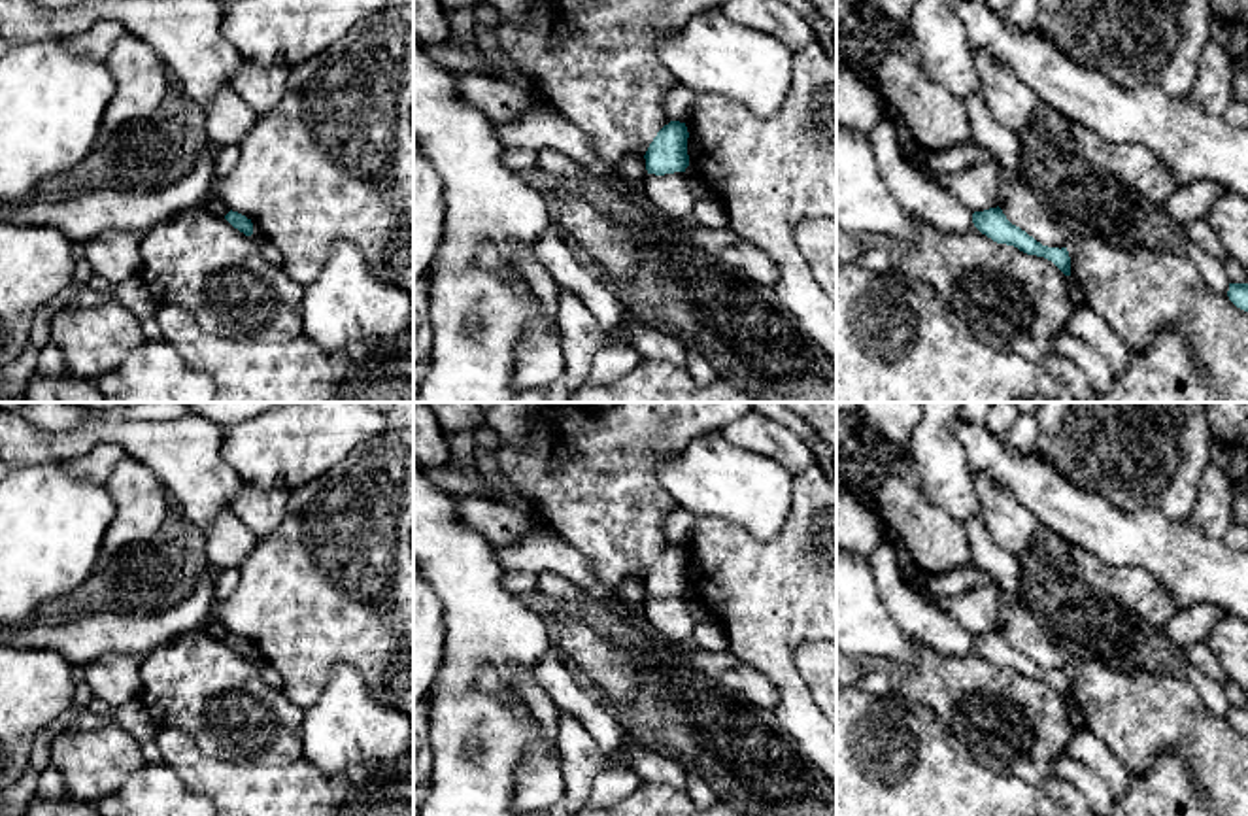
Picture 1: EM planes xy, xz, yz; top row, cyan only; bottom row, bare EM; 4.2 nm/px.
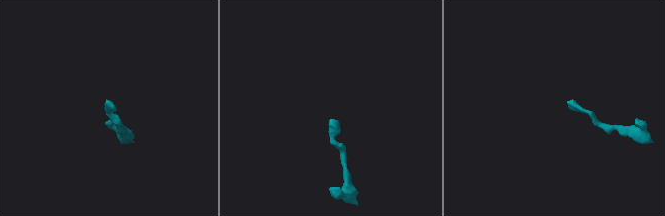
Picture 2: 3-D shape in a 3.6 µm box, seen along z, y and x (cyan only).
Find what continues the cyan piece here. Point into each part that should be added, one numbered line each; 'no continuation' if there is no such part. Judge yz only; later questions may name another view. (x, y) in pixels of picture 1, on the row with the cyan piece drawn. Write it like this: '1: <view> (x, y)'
1: yz (922, 197)

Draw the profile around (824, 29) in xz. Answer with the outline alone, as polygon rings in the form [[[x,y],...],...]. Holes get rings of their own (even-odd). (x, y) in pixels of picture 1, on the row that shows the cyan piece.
[[[818,13],[818,17],[810,23],[816,38],[823,43],[829,53],[835,53],[836,28],[833,23]]]

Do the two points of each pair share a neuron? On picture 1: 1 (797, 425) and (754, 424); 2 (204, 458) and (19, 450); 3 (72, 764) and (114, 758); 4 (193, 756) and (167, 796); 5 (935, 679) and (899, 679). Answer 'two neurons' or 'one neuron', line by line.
1: two neurons
2: one neuron
3: one neuron
4: two neurons
5: one neuron

